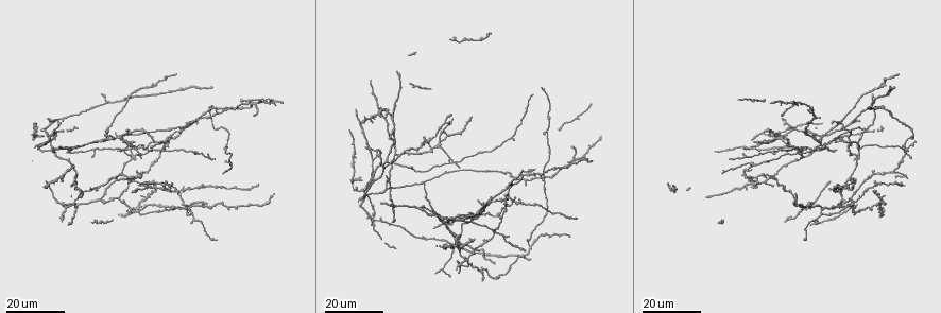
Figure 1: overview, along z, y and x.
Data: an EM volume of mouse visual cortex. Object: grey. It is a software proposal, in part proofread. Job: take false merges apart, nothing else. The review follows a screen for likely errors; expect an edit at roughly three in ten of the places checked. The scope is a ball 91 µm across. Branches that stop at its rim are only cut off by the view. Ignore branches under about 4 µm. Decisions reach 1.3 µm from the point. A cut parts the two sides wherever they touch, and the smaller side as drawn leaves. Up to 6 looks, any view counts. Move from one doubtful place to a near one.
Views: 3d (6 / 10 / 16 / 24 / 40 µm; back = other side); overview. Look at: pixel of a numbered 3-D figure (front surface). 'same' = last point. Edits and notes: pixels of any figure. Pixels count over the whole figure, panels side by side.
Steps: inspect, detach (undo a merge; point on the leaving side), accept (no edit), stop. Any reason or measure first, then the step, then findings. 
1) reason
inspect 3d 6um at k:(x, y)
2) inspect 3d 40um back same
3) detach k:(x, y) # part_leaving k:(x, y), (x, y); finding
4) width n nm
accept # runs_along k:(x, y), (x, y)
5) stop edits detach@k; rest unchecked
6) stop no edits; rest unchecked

looks like a crossing
inspect 3d 24um at 1:(858, 156)

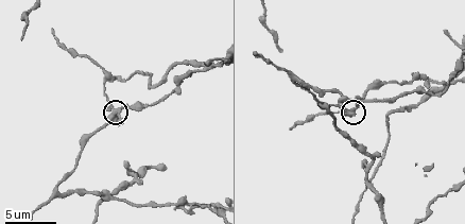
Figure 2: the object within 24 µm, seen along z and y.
inspect 3d 10um at 2:(115, 111)

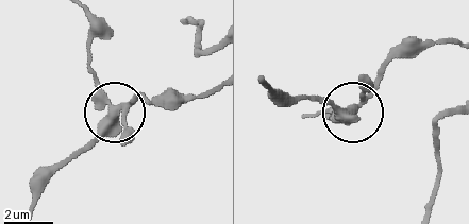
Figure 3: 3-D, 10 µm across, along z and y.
width 340 nm
accept # runs_along 3:(28, 213), (44, 184), (111, 117), (111, 104), (88, 64); one neuron here

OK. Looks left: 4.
inspect 3d 24um at 1:(782, 138)

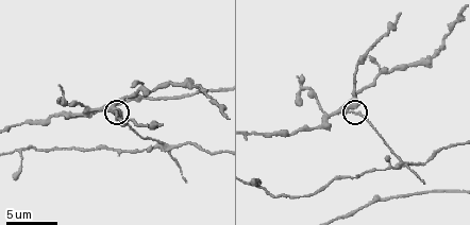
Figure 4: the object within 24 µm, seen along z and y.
inspect 3d 6um at 4:(356, 104)

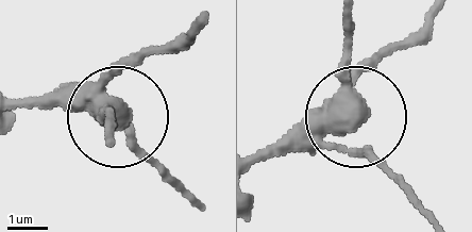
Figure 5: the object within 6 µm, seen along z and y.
width 420 nm
detach 5:(106, 114) # a second neuron is stuck on

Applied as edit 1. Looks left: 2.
stop edits detach@5; rest unchecked

